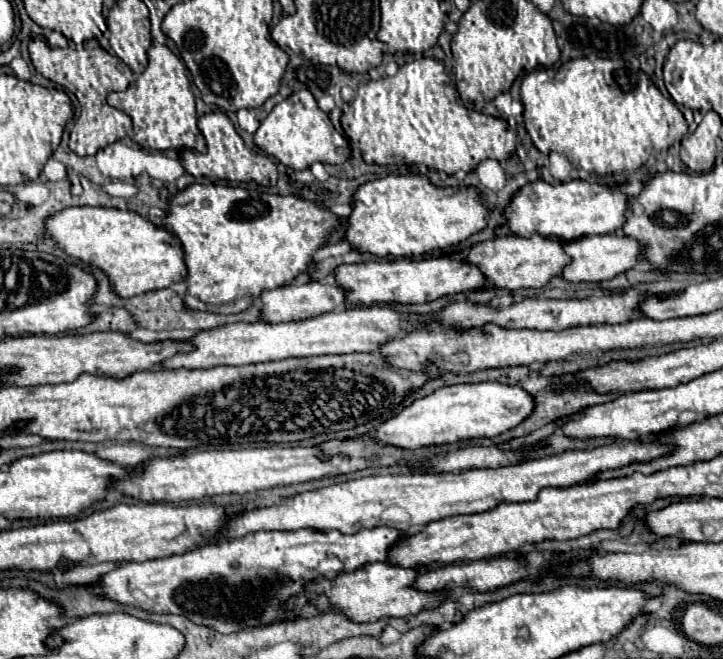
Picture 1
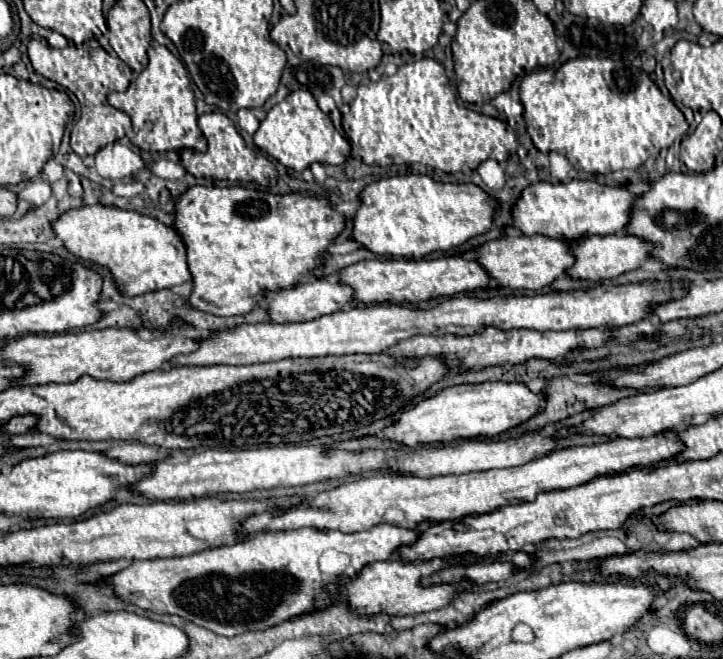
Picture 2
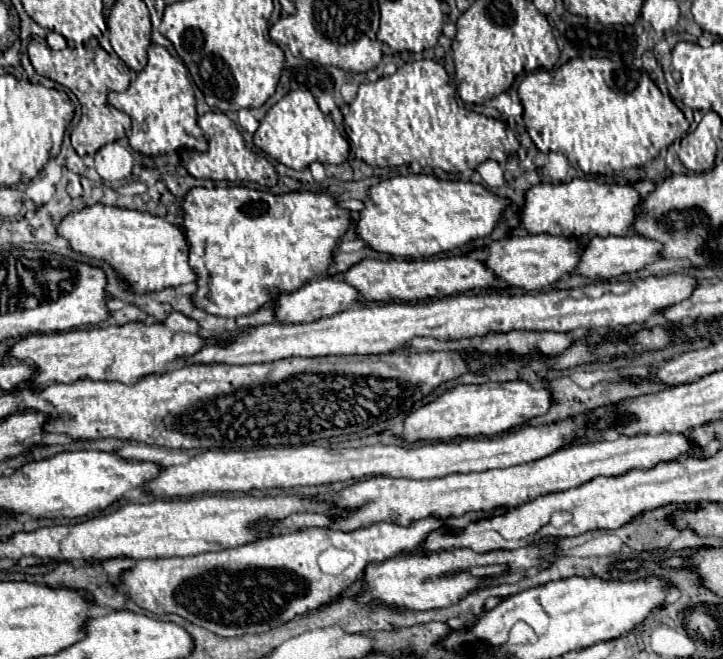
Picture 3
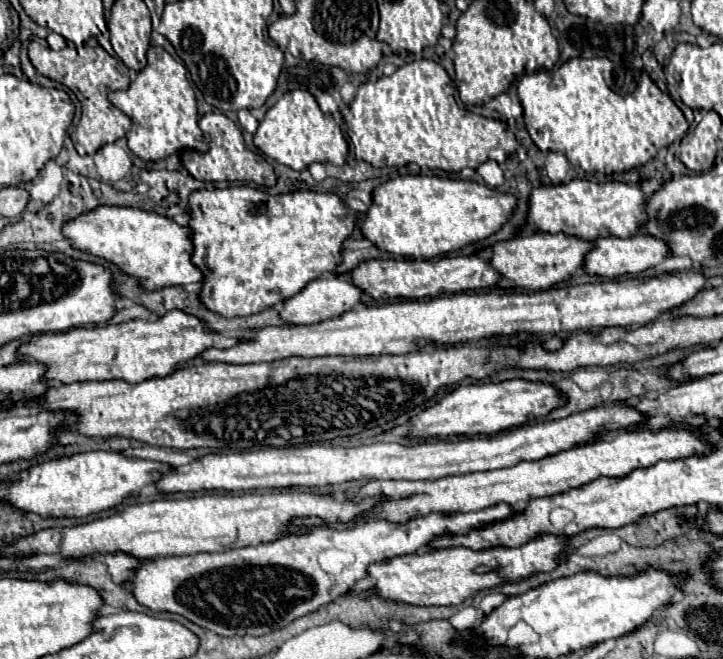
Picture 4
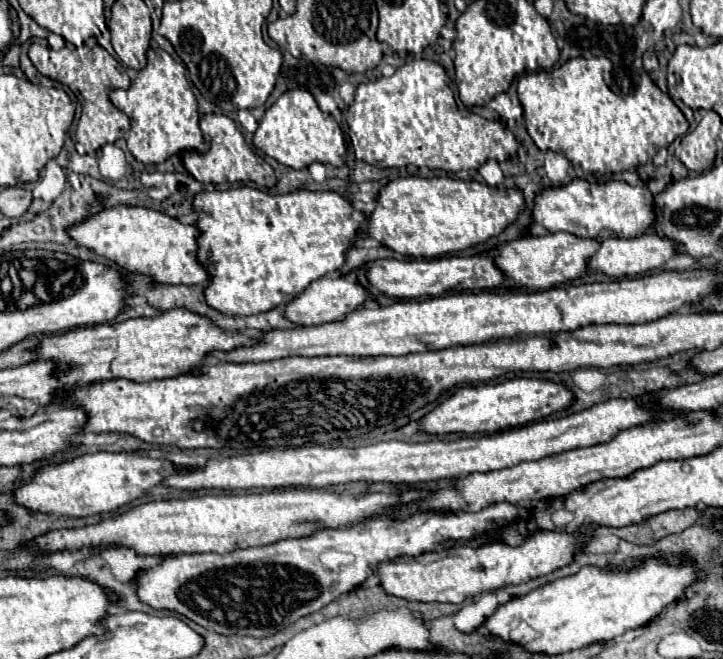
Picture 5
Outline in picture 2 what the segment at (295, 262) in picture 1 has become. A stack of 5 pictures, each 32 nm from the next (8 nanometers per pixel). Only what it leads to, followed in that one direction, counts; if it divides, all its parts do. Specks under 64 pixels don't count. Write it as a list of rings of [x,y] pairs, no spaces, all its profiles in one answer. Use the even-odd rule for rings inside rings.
[[[192,186],[174,204],[172,228],[182,236],[186,252],[188,252],[188,268],[190,268],[190,274],[192,274],[192,292],[190,292],[186,302],[196,310],[210,312],[210,314],[216,314],[216,316],[236,316],[236,314],[244,314],[244,312],[252,310],[254,304],[258,300],[262,300],[268,290],[292,288],[298,282],[300,276],[306,276],[306,274],[312,274],[314,270],[318,270],[320,264],[322,264],[320,254],[332,244],[334,236],[338,232],[342,232],[342,228],[344,228],[344,216],[336,214],[328,206],[326,198],[308,198],[308,196],[302,196],[302,194],[284,194],[284,196],[280,196],[280,194],[270,194],[270,192],[248,190],[248,188],[242,188],[242,186],[224,186],[224,188],[220,188],[220,186]]]

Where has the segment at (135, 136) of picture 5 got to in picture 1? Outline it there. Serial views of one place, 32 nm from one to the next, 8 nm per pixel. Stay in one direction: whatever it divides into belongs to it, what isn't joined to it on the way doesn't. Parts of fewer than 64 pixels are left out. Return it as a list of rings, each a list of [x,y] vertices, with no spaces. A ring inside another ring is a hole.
[[[164,44],[148,48],[148,66],[140,78],[124,92],[110,92],[108,104],[126,112],[134,122],[134,142],[150,150],[180,150],[192,148],[206,152],[206,140],[198,130],[195,96],[190,90],[190,78],[184,62]]]

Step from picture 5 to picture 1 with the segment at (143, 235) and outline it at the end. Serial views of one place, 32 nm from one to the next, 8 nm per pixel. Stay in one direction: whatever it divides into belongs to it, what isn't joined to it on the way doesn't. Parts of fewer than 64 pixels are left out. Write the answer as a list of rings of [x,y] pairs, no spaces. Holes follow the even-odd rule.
[[[100,206],[64,208],[46,218],[44,230],[46,238],[50,238],[62,252],[102,270],[120,298],[166,288],[172,282],[184,280],[186,268],[178,240],[170,232],[146,222],[136,212]]]

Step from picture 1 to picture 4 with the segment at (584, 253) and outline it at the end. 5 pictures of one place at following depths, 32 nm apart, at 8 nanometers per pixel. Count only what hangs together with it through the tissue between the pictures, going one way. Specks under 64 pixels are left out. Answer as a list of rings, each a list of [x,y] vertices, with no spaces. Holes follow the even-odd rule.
[[[634,234],[630,238],[618,238],[618,236],[596,238],[596,240],[592,240],[592,244],[594,244],[594,248],[584,256],[582,270],[590,276],[602,276],[602,278],[638,274],[638,272],[644,272],[646,268],[660,264],[668,256],[668,246],[662,240],[652,238],[648,234]]]

